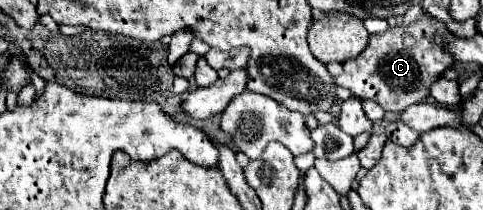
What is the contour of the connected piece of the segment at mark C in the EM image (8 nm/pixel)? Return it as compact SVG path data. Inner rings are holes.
M423 17L407 27L395 25L385 33L371 35L367 49L357 59L343 63L337 85L349 89L359 99L377 101L385 111L401 113L409 105L425 101L429 87L455 65L453 55L445 51L445 43L449 43L449 39L441 39Z

